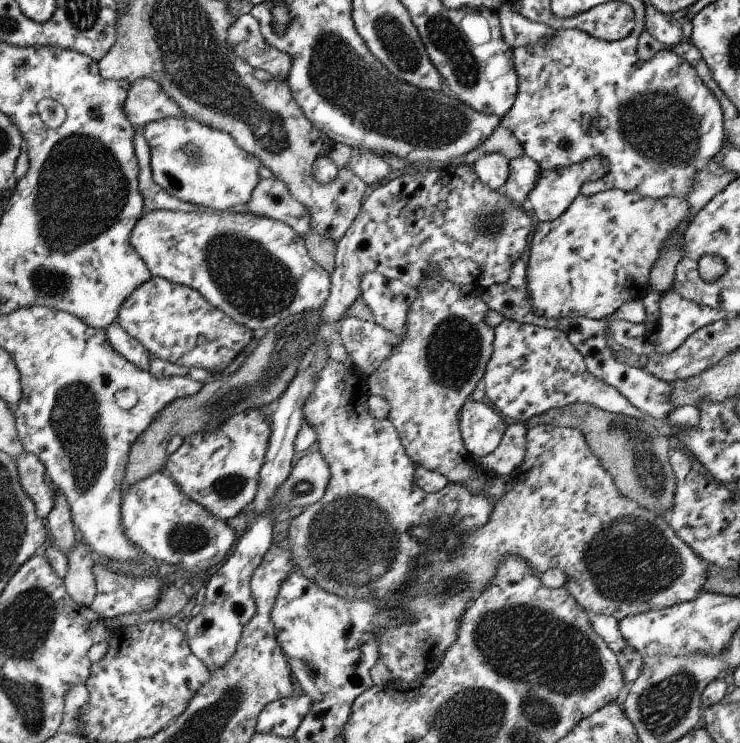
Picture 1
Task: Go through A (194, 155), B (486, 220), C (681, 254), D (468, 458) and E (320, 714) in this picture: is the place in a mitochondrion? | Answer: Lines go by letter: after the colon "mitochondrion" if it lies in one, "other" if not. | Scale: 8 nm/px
A: mitochondrion
B: mitochondrion
C: other
D: other
E: other

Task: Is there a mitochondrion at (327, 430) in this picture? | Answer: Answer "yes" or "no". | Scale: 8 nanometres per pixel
no

